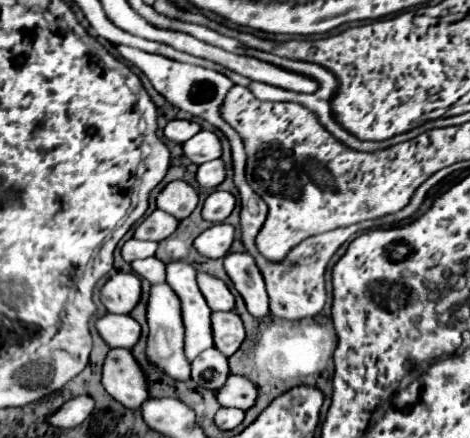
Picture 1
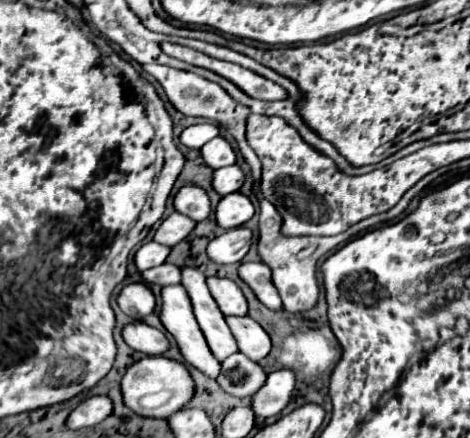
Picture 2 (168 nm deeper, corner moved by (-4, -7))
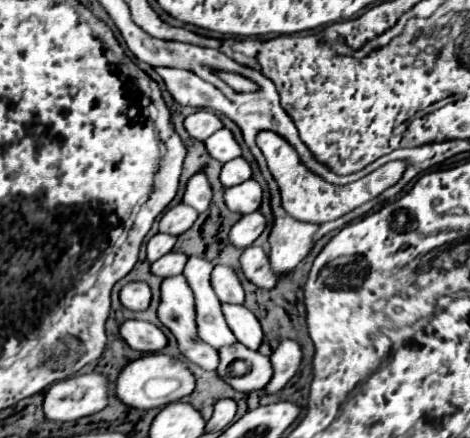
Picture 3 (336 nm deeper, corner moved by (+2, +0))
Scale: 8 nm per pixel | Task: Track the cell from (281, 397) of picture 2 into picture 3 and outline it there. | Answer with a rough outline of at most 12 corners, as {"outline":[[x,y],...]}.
{"outline":[[281,338],[271,352],[273,378],[265,392],[275,394],[299,370],[301,346]]}

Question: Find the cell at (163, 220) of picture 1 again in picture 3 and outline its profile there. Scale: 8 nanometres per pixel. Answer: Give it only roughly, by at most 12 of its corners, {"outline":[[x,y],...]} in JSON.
{"outline":[[187,204],[165,212],[159,232],[179,236],[197,220],[199,212]]}

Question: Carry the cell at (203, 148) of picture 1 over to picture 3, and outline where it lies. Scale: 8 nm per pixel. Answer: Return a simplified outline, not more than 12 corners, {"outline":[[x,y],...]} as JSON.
{"outline":[[231,130],[205,140],[207,152],[223,164],[241,156]]}

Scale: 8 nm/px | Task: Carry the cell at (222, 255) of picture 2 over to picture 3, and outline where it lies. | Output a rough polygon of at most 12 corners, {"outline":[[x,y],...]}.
{"outline":[[261,212],[245,214],[231,228],[229,240],[237,248],[251,246],[265,230]]}

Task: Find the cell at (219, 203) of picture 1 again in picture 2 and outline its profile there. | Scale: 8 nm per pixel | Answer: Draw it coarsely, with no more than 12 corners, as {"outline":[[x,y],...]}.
{"outline":[[229,193],[215,209],[217,225],[233,229],[253,217],[251,201]]}

